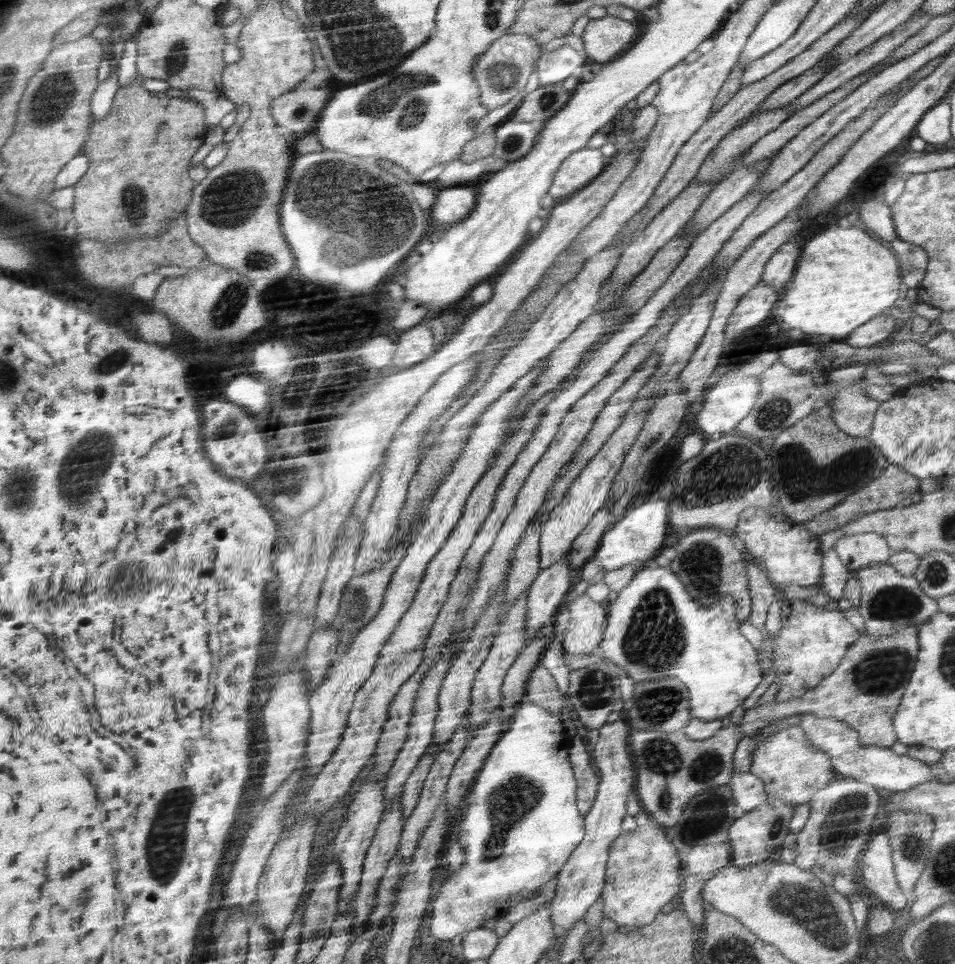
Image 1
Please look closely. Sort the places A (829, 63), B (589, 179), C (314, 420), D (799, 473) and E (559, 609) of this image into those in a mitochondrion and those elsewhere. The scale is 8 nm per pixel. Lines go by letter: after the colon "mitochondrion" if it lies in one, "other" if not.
A: other
B: other
C: other
D: mitochondrion
E: other

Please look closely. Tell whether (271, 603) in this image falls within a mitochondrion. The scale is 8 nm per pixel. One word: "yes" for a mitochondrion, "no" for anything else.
no

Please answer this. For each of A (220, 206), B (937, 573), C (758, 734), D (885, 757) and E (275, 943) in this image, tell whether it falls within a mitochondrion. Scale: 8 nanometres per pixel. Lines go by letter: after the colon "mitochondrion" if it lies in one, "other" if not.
A: mitochondrion
B: mitochondrion
C: other
D: other
E: other

